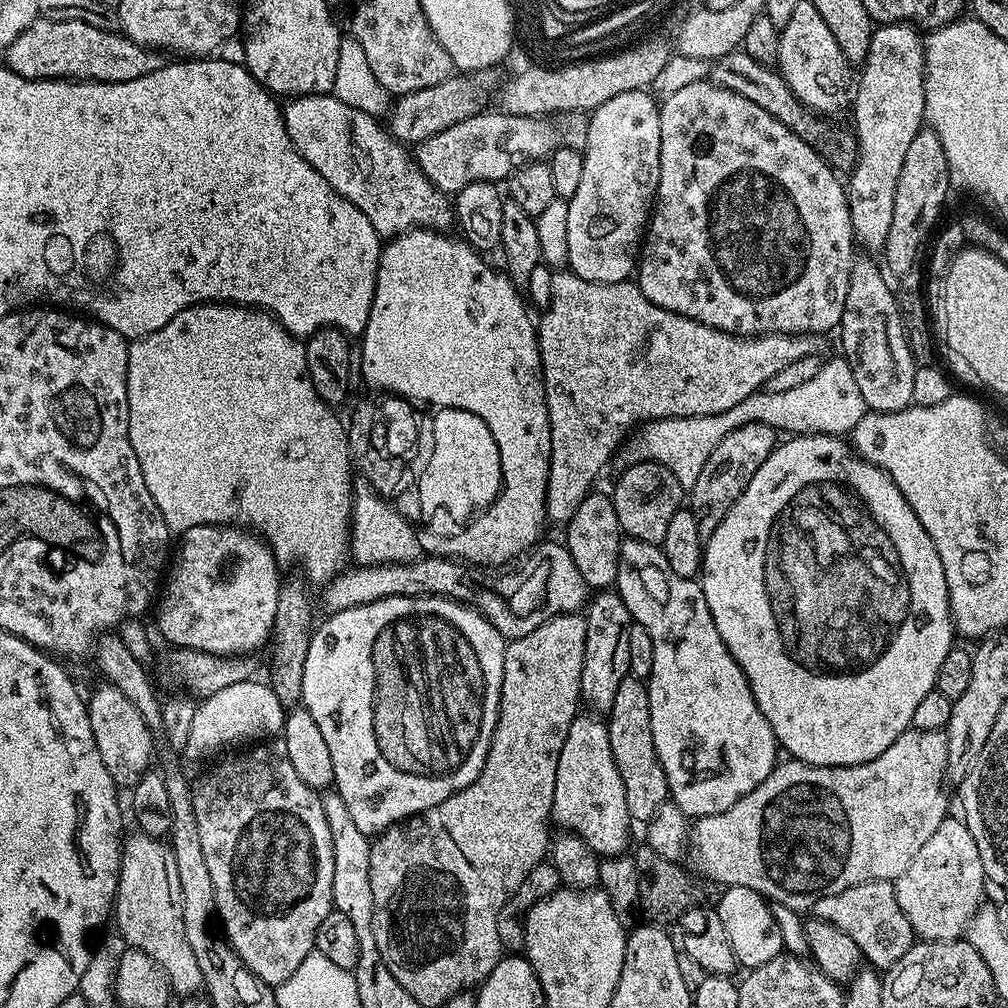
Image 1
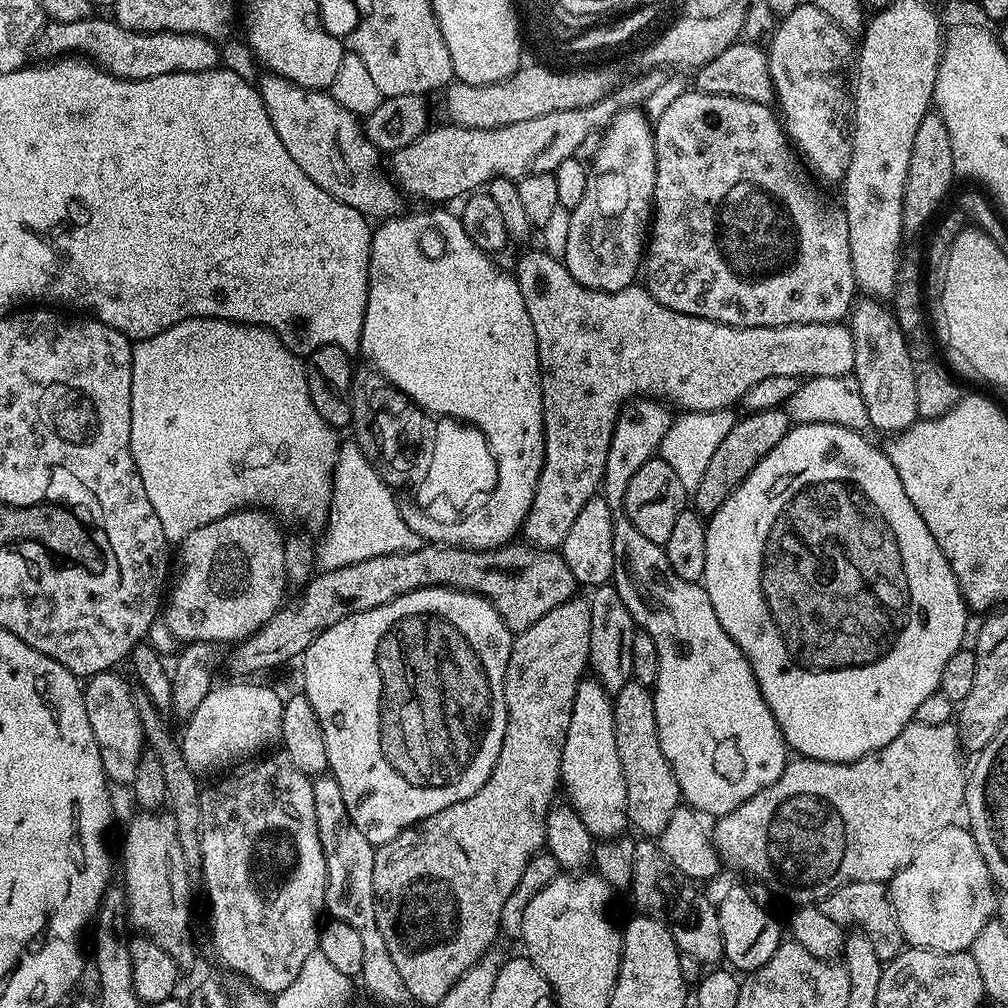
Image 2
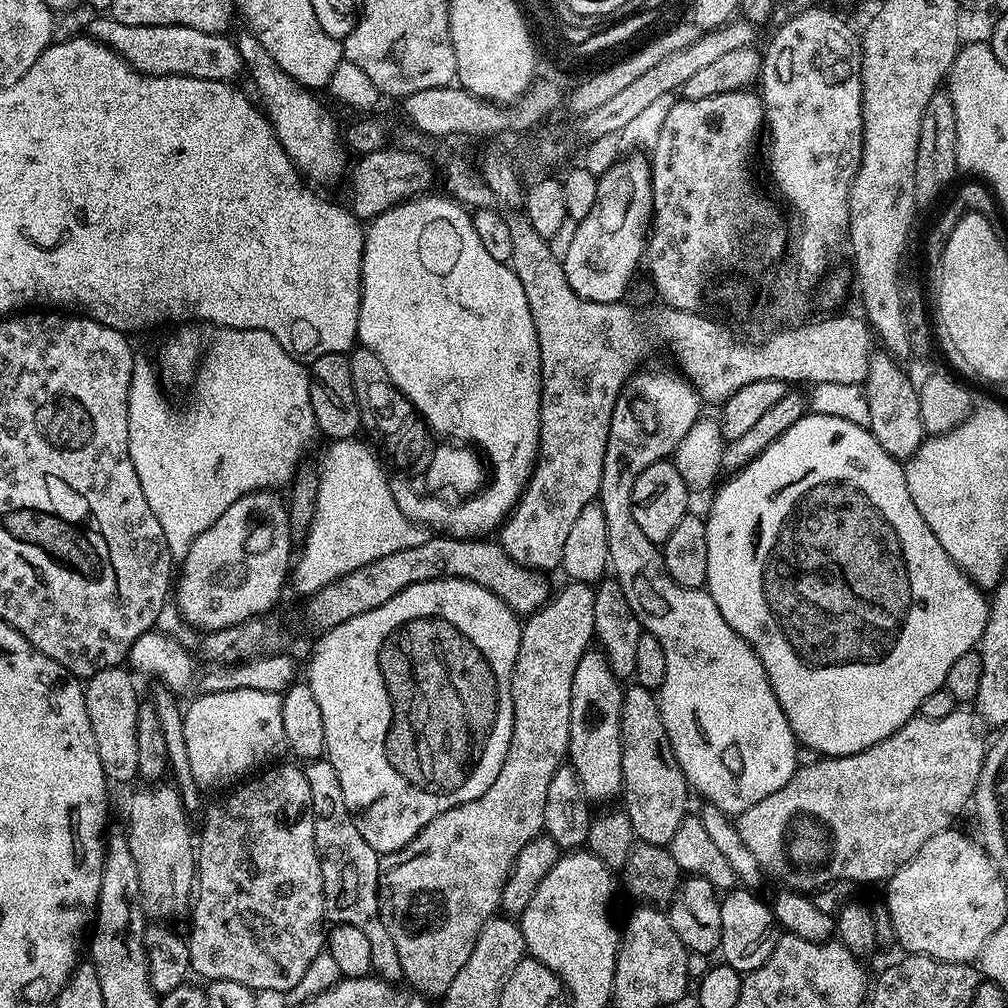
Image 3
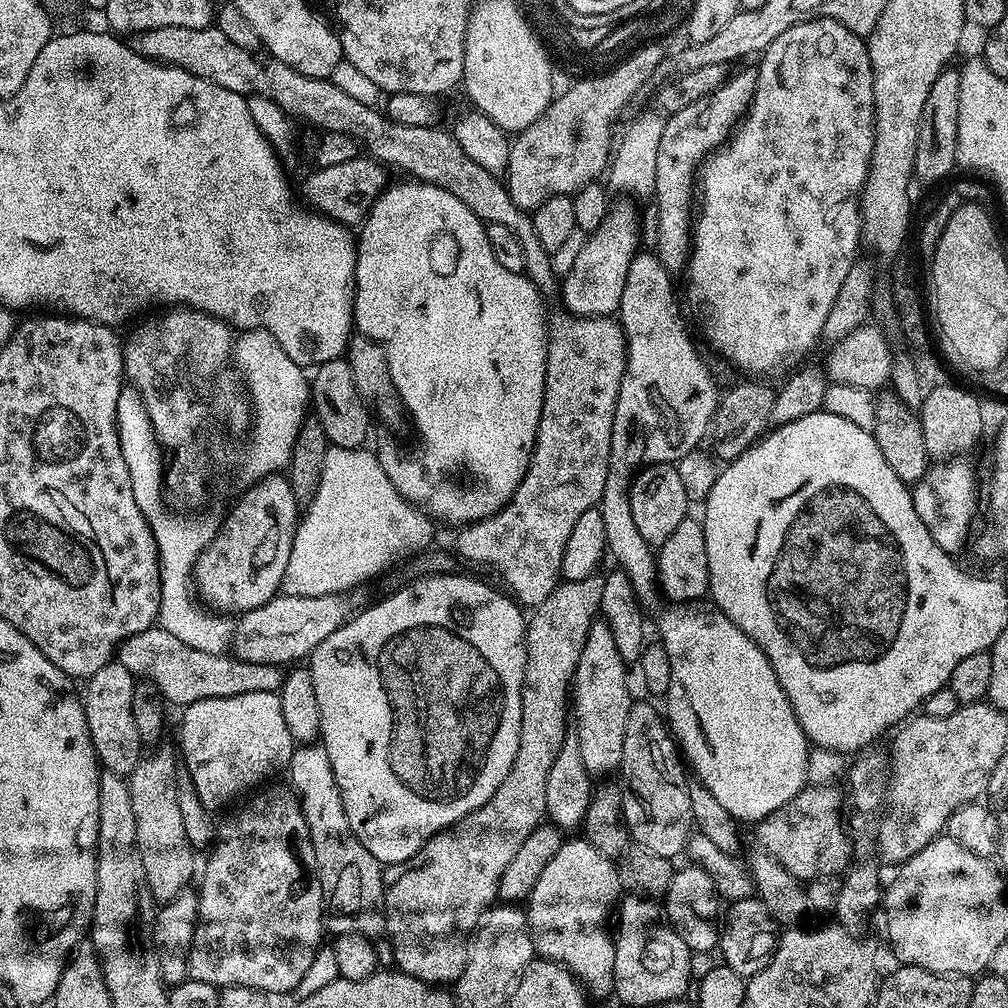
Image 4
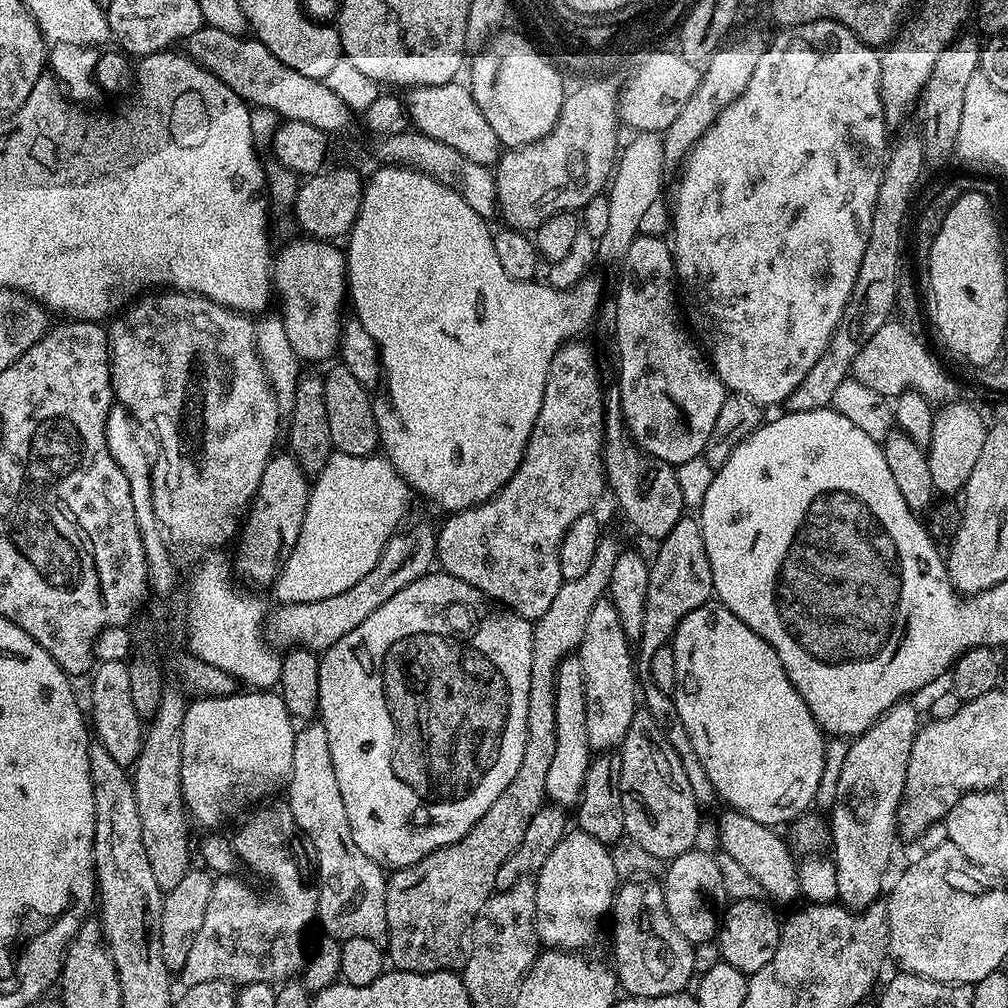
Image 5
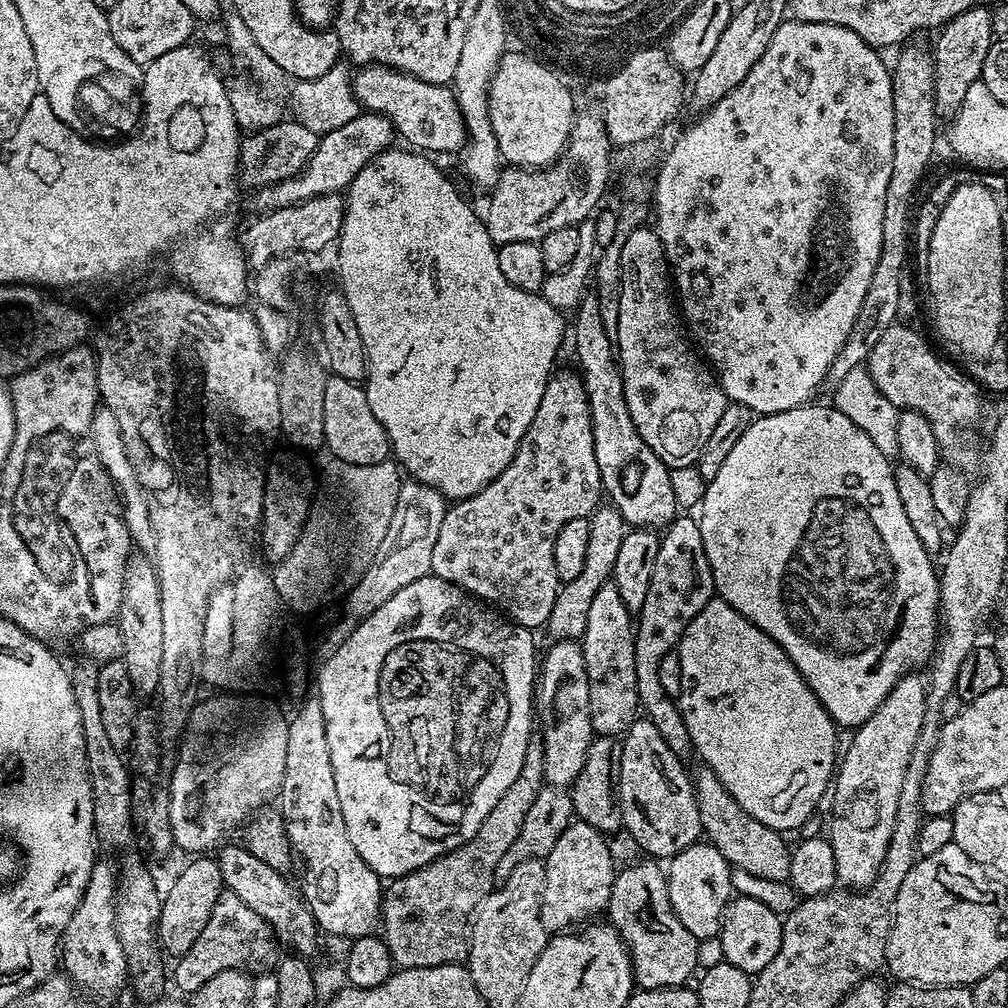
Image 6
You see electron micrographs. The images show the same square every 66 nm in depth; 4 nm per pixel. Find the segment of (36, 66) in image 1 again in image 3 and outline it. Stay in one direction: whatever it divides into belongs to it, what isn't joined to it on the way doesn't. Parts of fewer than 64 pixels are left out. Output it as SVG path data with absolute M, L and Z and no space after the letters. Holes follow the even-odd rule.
M100 14L86 28L87 35L100 44L114 50L135 72L147 76L189 76L199 80L235 81L239 72L245 71L242 58L231 35L206 30L194 30L194 26L126 26L113 20L111 15Z

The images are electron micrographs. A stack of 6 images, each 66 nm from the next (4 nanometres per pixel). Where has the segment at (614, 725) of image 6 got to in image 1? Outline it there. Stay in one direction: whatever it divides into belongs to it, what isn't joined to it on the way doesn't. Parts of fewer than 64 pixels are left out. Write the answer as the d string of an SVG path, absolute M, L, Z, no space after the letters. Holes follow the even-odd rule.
M577 714L566 742L562 742L562 754L558 754L558 774L554 778L552 820L560 823L559 827L563 831L578 834L578 838L582 838L582 842L586 842L586 846L597 856L622 856L629 851L628 835L634 827L626 806L626 786L622 786L622 774L618 774L618 766L614 766L607 723L599 715L587 715Z

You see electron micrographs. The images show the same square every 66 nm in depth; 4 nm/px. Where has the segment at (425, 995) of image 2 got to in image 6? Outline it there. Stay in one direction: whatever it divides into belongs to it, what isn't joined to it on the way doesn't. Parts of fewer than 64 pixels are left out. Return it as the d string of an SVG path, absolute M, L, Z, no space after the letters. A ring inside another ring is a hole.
M601 506L587 517L590 526L590 539L586 545L586 562L578 573L574 582L561 584L560 592L554 598L554 610L550 610L550 618L546 625L546 632L552 635L553 641L575 640L579 641L586 630L586 618L590 615L590 602L594 602L594 594L603 584L609 583L614 562L618 559L618 549L622 546L622 538L626 531L626 525L622 514L611 506ZM532 735L526 746L526 758L522 758L522 770L518 770L518 778L514 778L514 786L498 798L498 806L486 814L486 822L478 826L478 834L470 838L462 846L458 846L445 856L439 856L434 862L422 866L405 876L395 877L392 884L382 892L382 921L384 932L382 938L392 955L393 965L401 968L429 968L430 966L446 966L447 964L464 964L468 959L468 938L470 921L476 914L480 903L485 900L494 887L498 862L505 856L506 850L518 838L518 830L522 830L522 822L526 822L526 813L534 806L534 798L545 788L544 782L544 742L539 735Z

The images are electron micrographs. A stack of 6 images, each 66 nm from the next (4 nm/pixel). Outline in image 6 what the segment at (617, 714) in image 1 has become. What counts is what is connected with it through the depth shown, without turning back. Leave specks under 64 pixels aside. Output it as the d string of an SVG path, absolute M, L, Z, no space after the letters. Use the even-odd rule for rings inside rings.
M637 718L632 721L627 732L623 733L622 766L618 785L618 799L624 819L623 831L634 834L634 842L638 842L641 853L649 857L671 858L701 839L702 829L698 802L692 789L692 776L684 768L687 768L685 761L678 759L674 750L666 746L666 741L662 739L662 734L658 734L654 722L647 718Z

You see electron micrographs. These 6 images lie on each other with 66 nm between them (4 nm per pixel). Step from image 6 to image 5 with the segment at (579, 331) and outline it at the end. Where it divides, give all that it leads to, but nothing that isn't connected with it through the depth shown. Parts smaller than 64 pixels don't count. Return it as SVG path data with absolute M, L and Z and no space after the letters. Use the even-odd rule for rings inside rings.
M612 390L604 398L604 474L607 487L616 495L624 516L644 536L659 542L674 530L681 516L685 515L684 492L680 489L677 469L657 456L649 456L636 447L628 435L624 416L620 412L620 393Z

